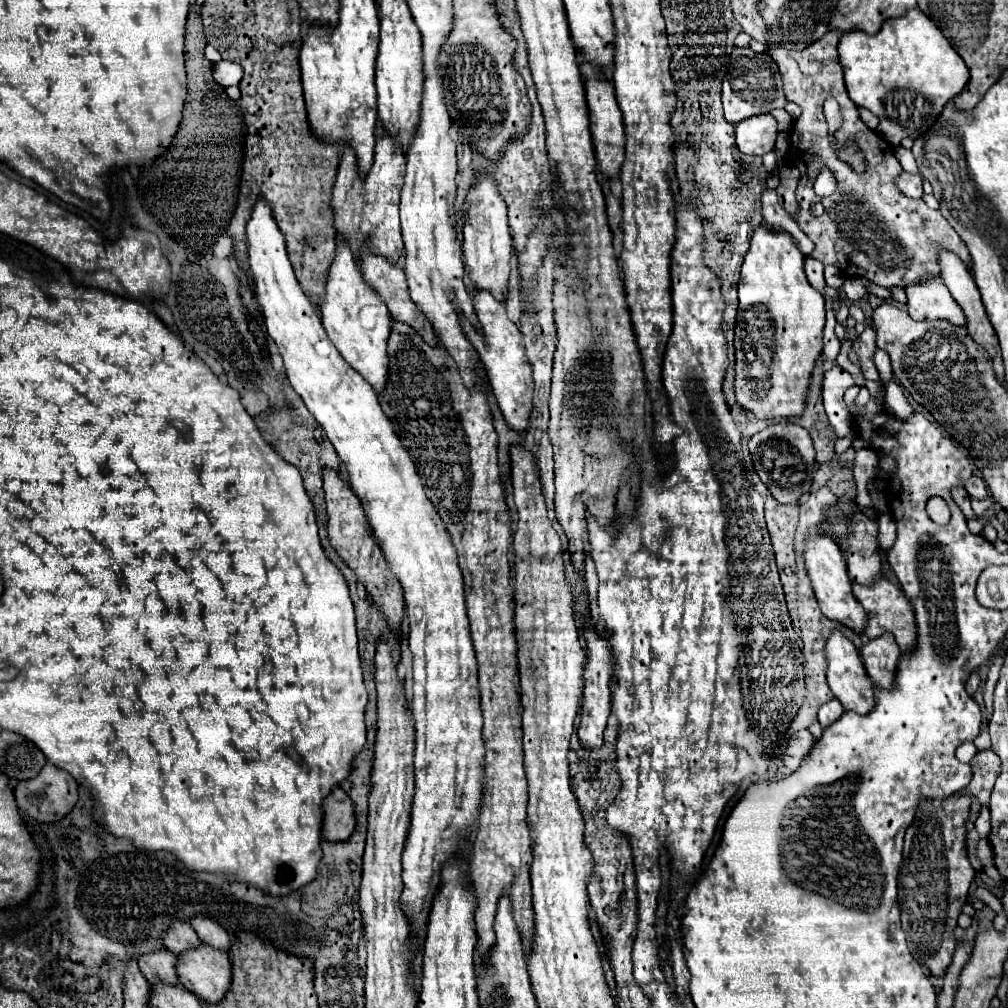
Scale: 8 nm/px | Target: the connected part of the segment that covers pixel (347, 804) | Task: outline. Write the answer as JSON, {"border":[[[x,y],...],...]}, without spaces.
{"border":[[[334,787],[332,793],[322,801],[322,837],[328,841],[344,841],[356,827],[354,807],[350,797]]]}

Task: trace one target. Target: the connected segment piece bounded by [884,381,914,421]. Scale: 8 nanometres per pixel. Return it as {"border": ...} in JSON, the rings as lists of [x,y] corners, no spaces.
{"border":[[[894,381],[886,383],[884,387],[886,387],[886,409],[888,409],[894,417],[898,417],[898,419],[902,419],[902,421],[910,419],[912,413],[914,413],[914,409],[912,409],[912,405],[906,401],[902,389],[900,389]]]}

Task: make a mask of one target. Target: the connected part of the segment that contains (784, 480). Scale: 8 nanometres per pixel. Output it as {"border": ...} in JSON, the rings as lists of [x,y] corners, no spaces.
{"border":[[[788,421],[774,423],[762,429],[760,433],[752,435],[752,439],[748,441],[748,451],[752,455],[754,471],[780,505],[802,503],[802,499],[810,493],[814,467],[812,439],[804,427]]]}

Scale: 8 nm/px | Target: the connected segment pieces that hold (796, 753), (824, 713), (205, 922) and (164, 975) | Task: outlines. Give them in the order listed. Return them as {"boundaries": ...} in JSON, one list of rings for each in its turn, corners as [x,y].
{"boundaries":[[[[808,729],[796,731],[796,733],[788,739],[786,751],[784,751],[784,755],[782,755],[784,767],[786,767],[788,771],[794,771],[794,769],[802,763],[802,759],[808,755],[808,751],[812,749],[814,743],[816,743],[816,739],[812,737],[812,733],[810,733]]],[[[830,699],[828,703],[824,703],[824,705],[820,707],[820,711],[818,711],[818,721],[820,721],[822,727],[828,727],[828,725],[832,725],[834,721],[838,721],[838,719],[842,717],[842,713],[844,713],[842,703],[840,703],[838,699]]],[[[196,915],[196,917],[192,917],[192,923],[190,925],[198,933],[198,937],[200,937],[202,943],[208,943],[208,945],[218,947],[218,949],[224,949],[224,951],[230,949],[230,943],[232,943],[230,941],[230,935],[216,921],[206,919],[202,915]]],[[[162,947],[162,951],[140,955],[138,959],[140,971],[148,979],[148,983],[172,983],[176,985],[176,955]]]]}

